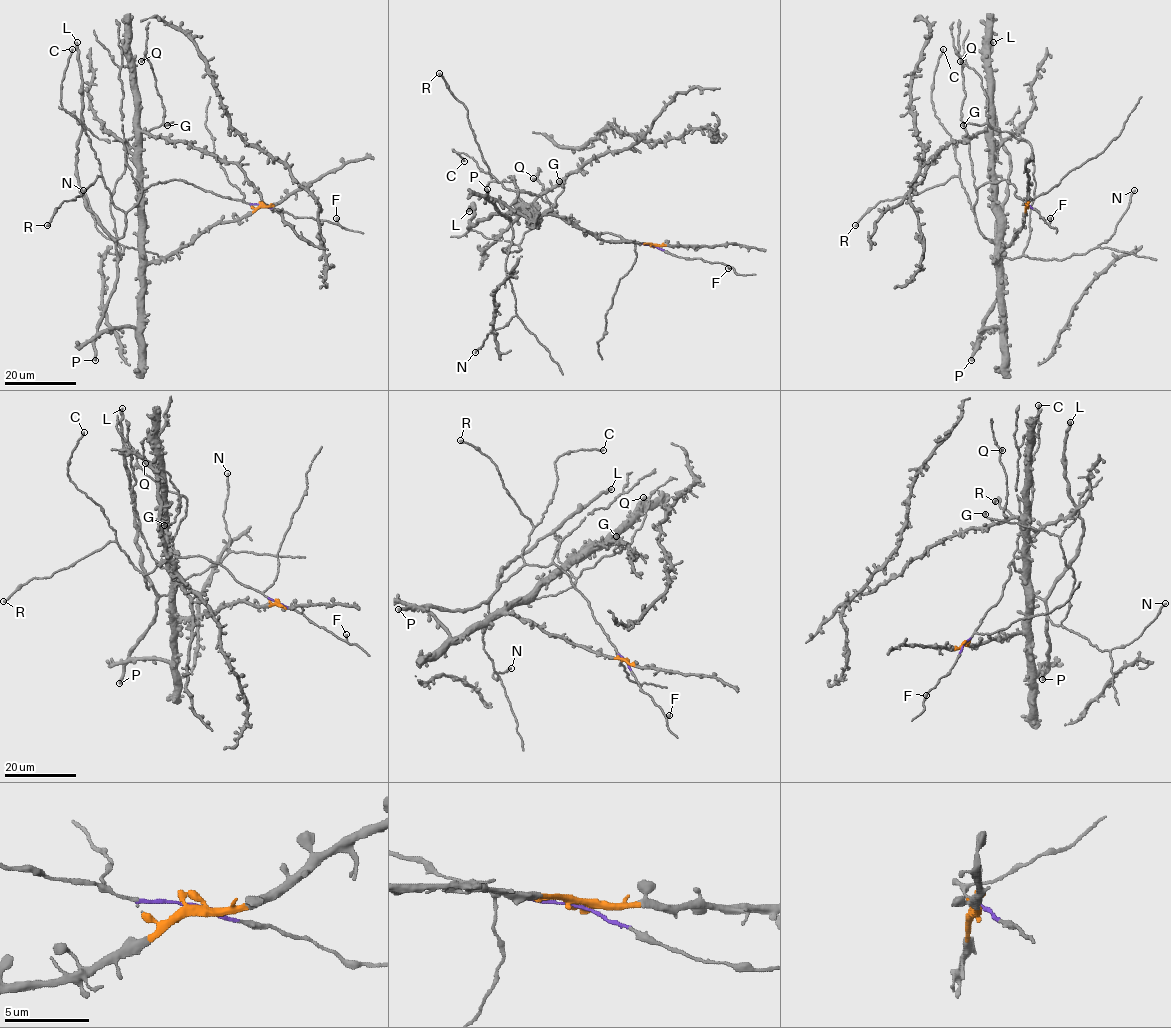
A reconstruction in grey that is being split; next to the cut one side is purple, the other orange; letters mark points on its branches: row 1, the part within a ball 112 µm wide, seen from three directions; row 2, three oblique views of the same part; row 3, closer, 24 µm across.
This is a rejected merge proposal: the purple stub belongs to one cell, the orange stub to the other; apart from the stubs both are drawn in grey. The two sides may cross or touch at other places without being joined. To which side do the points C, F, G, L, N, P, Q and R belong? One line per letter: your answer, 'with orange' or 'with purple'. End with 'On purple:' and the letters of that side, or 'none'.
C: with purple
F: with purple
G: with purple
L: with purple
N: with purple
P: with purple
Q: with purple
R: with purple
On purple: C, F, G, L, N, P, Q, R

